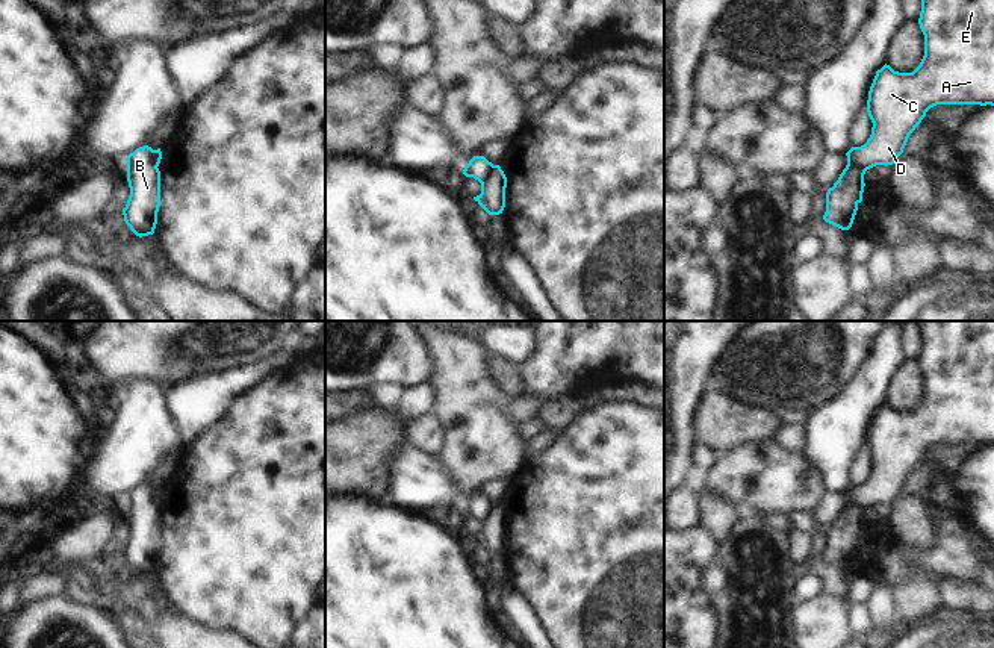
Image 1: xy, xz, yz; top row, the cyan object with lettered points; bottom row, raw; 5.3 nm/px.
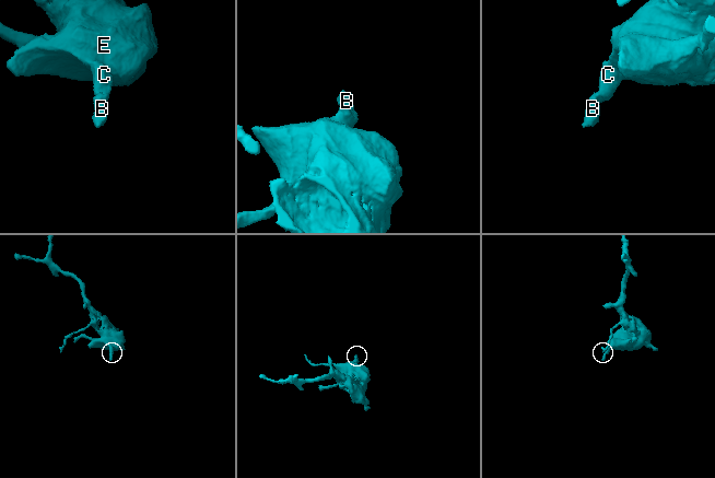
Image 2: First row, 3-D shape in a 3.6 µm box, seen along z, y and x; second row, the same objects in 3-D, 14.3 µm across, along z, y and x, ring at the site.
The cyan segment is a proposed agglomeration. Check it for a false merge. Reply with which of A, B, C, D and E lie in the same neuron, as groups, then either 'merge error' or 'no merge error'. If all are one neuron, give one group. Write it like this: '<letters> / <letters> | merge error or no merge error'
A C D E / B | merge error

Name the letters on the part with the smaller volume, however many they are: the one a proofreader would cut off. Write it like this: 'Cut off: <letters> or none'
Cut off: B

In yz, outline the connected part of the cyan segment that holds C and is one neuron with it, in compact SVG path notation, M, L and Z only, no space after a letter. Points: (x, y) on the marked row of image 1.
M921 0L918 18L924 35L924 56L912 73L894 71L884 65L876 71L868 91L867 112L873 123L871 135L861 147L852 147L847 162L864 174L876 165L893 165L903 153L909 135L937 104L980 104L994 106L994 0Z

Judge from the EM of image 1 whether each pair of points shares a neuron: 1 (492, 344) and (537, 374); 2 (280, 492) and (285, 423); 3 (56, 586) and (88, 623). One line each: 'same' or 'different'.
1: different
2: same
3: different

